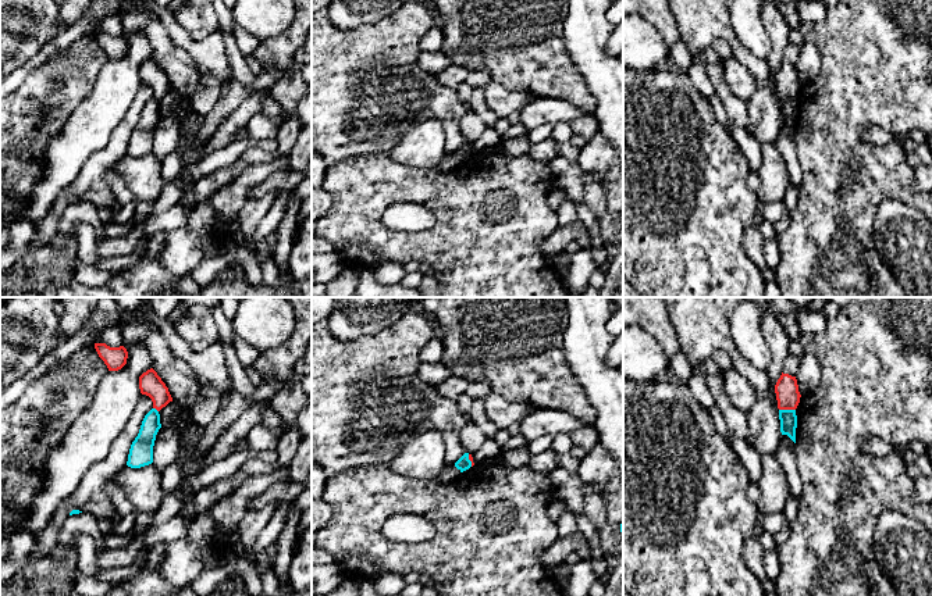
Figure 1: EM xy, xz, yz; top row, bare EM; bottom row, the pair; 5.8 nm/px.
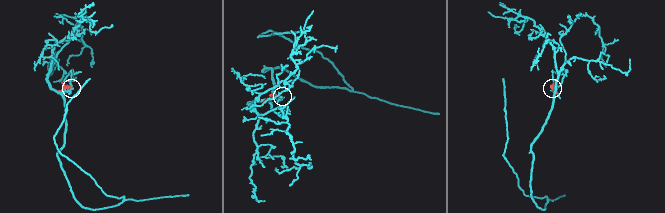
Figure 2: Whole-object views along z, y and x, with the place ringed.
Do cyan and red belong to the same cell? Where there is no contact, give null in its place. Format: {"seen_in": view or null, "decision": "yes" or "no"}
{"seen_in": "yz", "decision": "no"}

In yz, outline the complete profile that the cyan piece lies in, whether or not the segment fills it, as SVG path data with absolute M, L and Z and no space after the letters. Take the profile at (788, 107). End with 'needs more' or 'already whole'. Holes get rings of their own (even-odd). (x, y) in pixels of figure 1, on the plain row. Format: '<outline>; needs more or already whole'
M779 99L780 121L796 132L797 104L796 99Z; already whole

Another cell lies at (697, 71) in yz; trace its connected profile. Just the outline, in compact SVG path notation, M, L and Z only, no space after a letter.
M704 49L698 50L696 57L693 58L691 67L687 74L690 75L694 86L705 96L705 99L711 103L715 96L715 89L707 74L708 61L704 56Z

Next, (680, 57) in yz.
M680 36L676 40L676 43L672 46L670 60L679 71L687 72L689 68L691 67L691 63L693 63L691 51L683 36Z

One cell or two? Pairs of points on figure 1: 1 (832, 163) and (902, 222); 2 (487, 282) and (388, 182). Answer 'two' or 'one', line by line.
1: two
2: one

